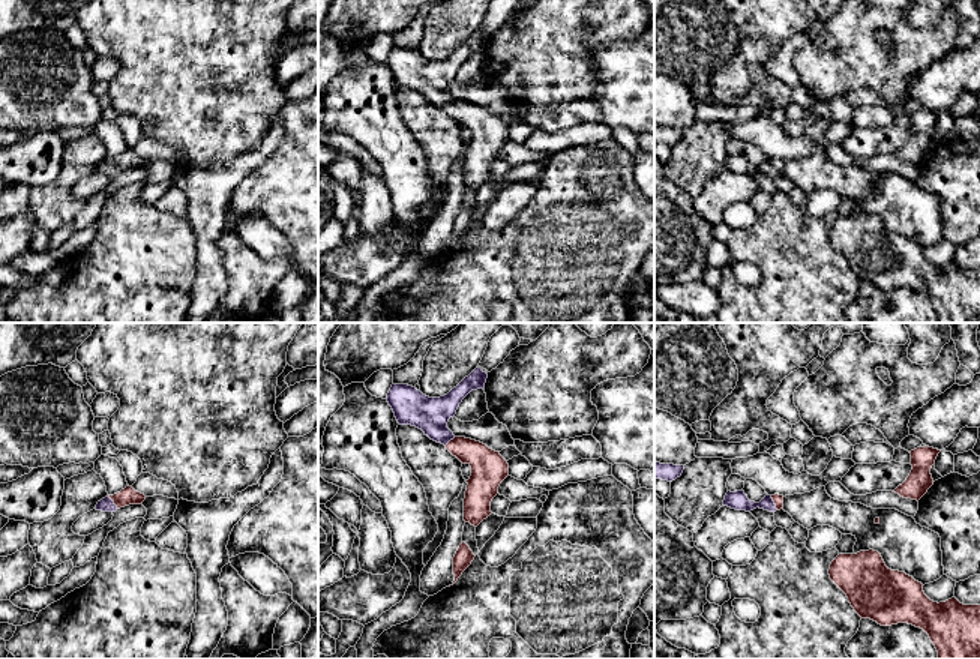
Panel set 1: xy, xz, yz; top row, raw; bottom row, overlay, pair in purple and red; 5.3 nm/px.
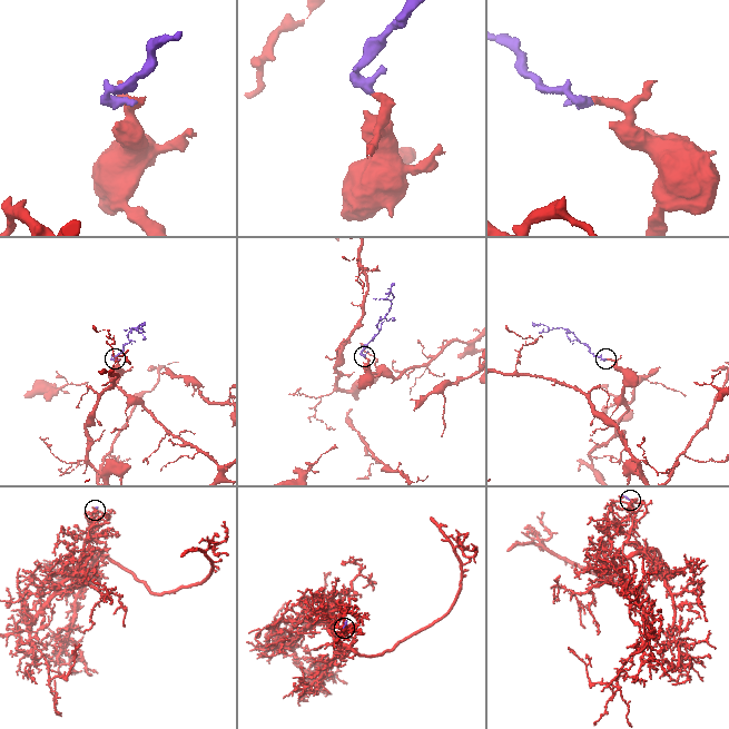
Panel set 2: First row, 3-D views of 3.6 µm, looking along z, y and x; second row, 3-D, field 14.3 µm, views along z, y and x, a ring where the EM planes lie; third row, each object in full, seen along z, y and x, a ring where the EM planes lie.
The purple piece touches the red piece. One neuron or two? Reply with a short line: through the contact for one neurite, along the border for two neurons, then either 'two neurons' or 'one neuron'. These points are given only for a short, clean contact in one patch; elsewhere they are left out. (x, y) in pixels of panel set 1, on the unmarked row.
yz (737, 164), (746, 168), (773, 167), (778, 162) | one neuron

